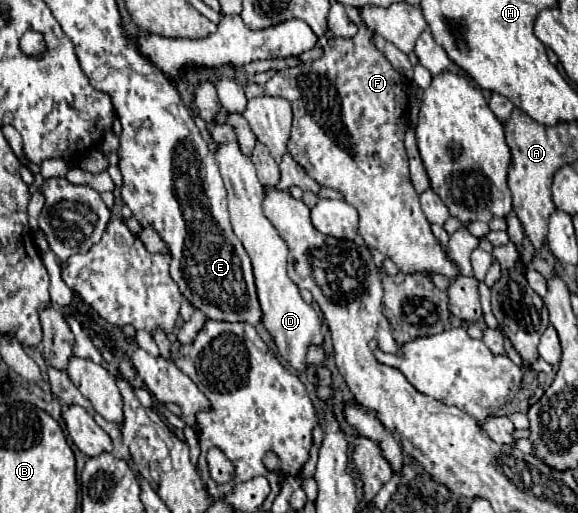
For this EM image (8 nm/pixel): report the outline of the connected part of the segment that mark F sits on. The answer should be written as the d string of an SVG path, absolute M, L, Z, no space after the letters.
M362 27L352 39L330 39L324 47L324 55L312 63L300 63L298 67L278 71L264 85L248 83L246 95L248 99L252 95L280 95L290 103L294 123L288 139L288 153L304 167L308 175L312 175L312 179L316 179L322 187L340 191L344 199L358 209L360 235L368 247L388 255L404 273L442 273L456 279L458 267L446 257L444 247L432 235L430 223L420 209L418 193L408 177L408 157L404 149L404 133L408 129L408 97L402 83L402 75L374 47L372 31Z

